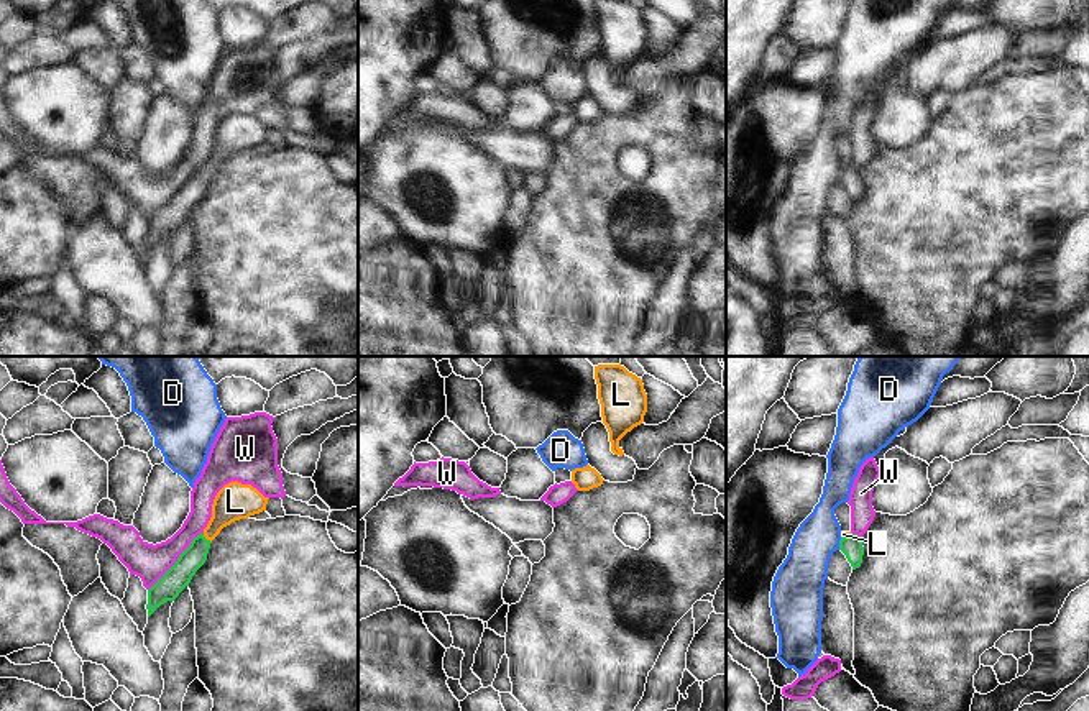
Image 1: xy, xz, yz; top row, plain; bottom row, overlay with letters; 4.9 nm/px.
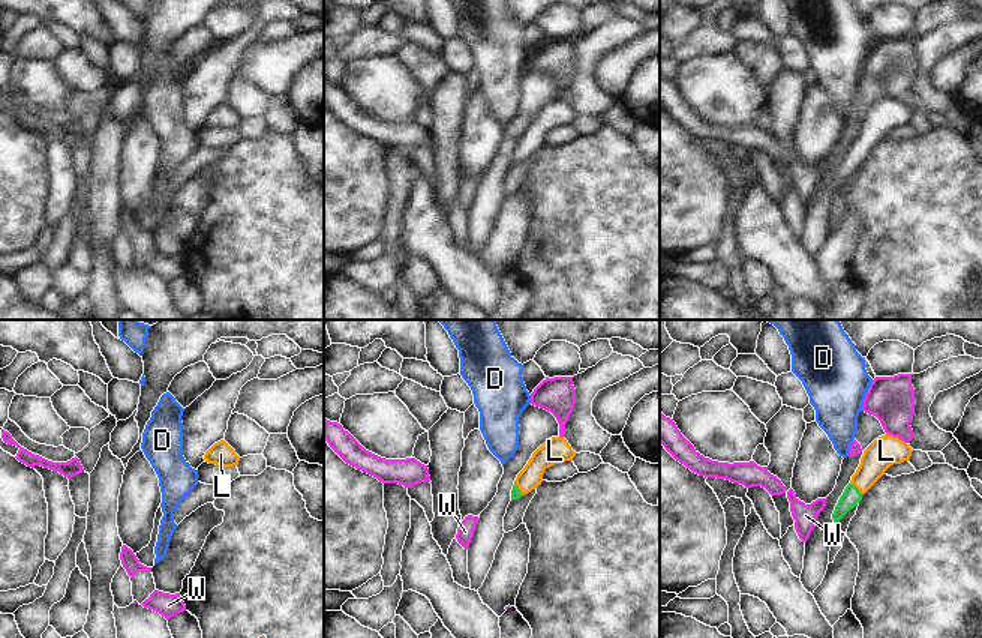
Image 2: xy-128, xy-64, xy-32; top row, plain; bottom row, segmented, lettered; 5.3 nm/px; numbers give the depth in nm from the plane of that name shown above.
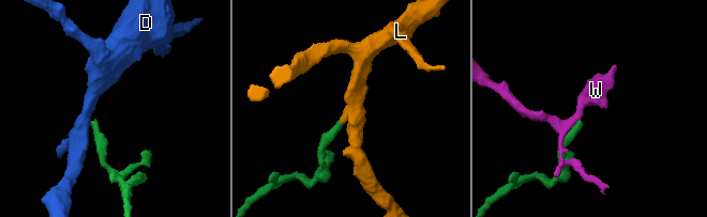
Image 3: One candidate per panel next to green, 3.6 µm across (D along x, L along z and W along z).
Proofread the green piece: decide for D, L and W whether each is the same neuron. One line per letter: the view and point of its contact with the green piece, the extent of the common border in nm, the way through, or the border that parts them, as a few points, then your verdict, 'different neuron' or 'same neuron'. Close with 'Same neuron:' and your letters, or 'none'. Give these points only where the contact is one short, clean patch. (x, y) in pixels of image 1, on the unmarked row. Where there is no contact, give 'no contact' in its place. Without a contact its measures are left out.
D: meets green in yz at (840, 176); contact 70 nm long; border along yz (841, 169), (838, 181); different neuron
L: meets green in xy at (204, 169); contact 60 nm long; runs through xy (178, 209), (204, 169), (235, 133); same neuron
W: meets green in xy at (176, 192); contact 400 nm long; border along xy (202, 163), (148, 222); different neuron
Same neuron: L

